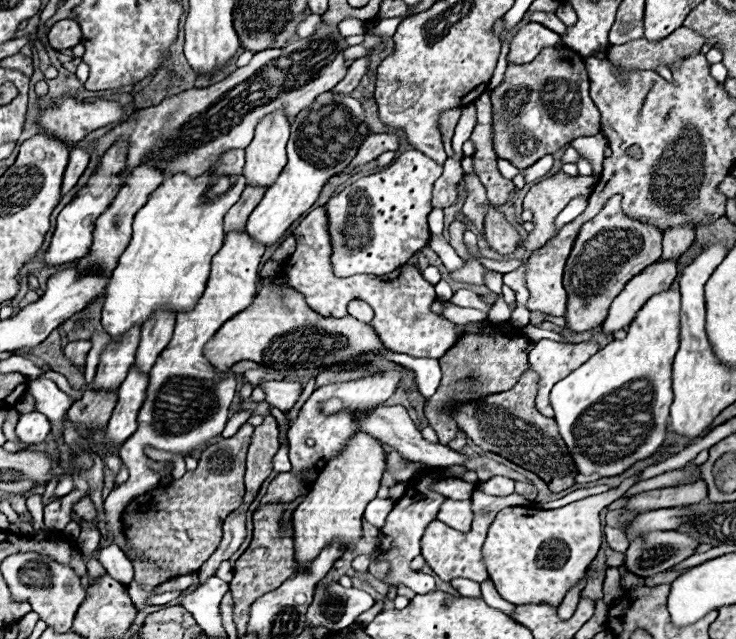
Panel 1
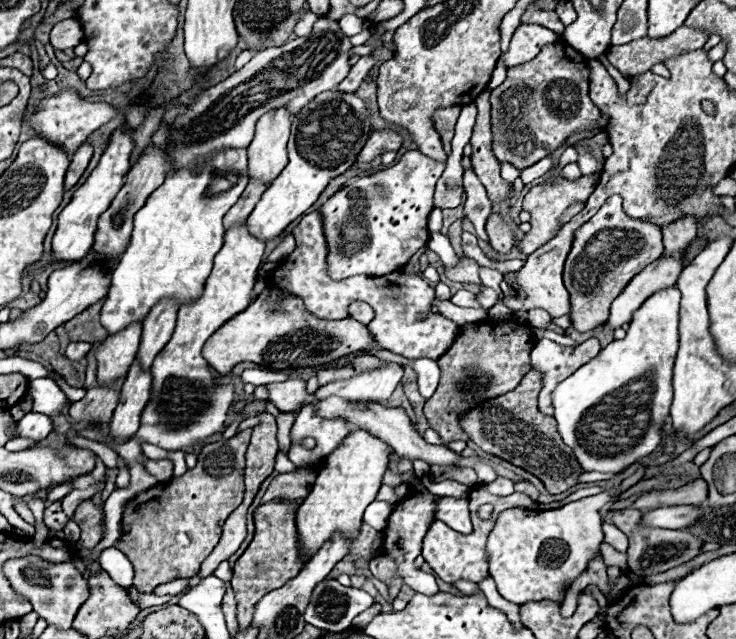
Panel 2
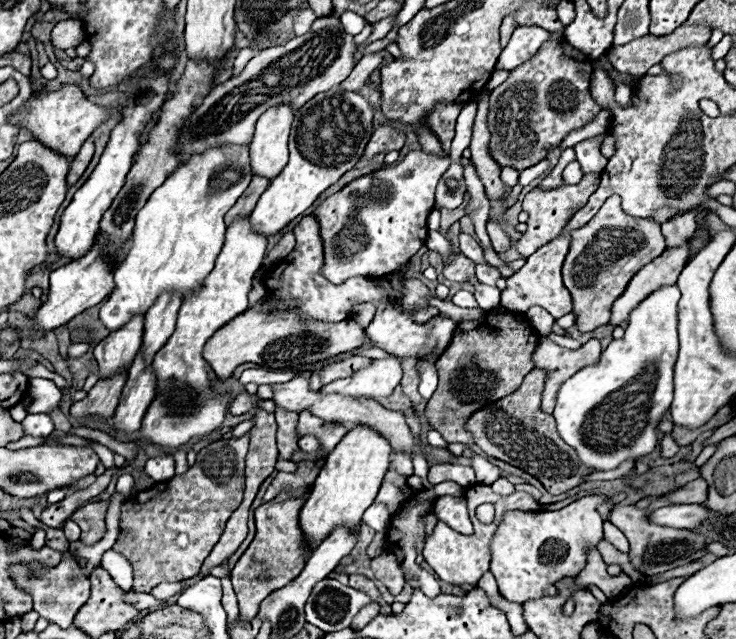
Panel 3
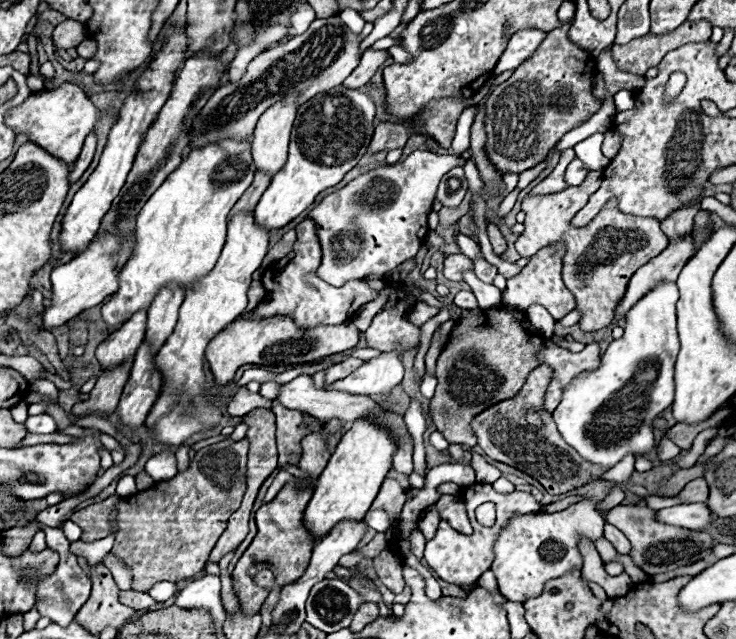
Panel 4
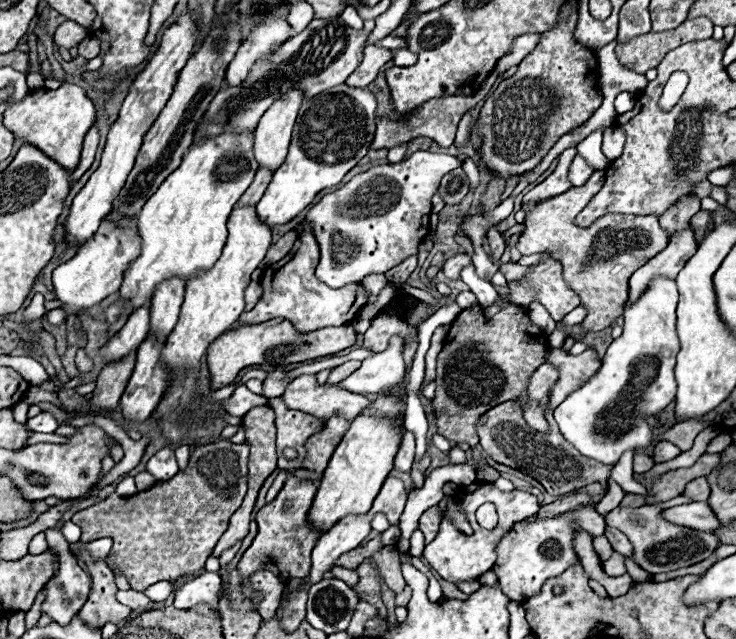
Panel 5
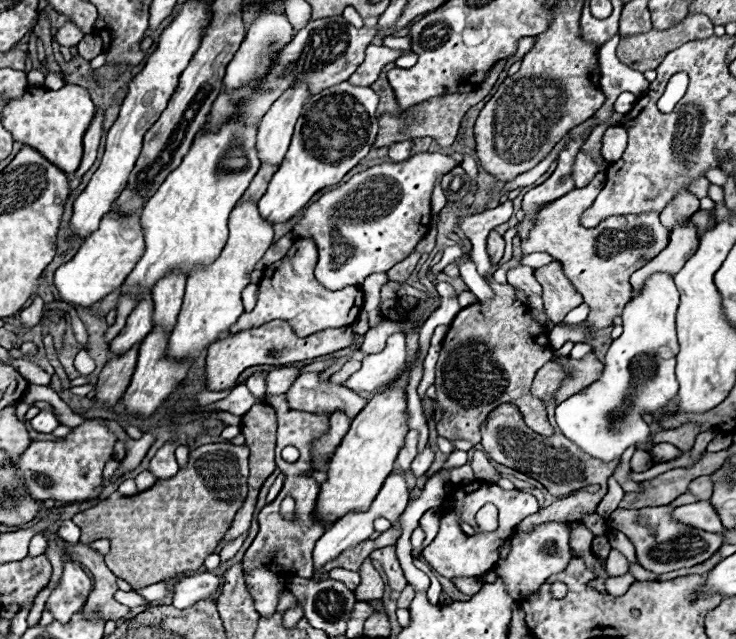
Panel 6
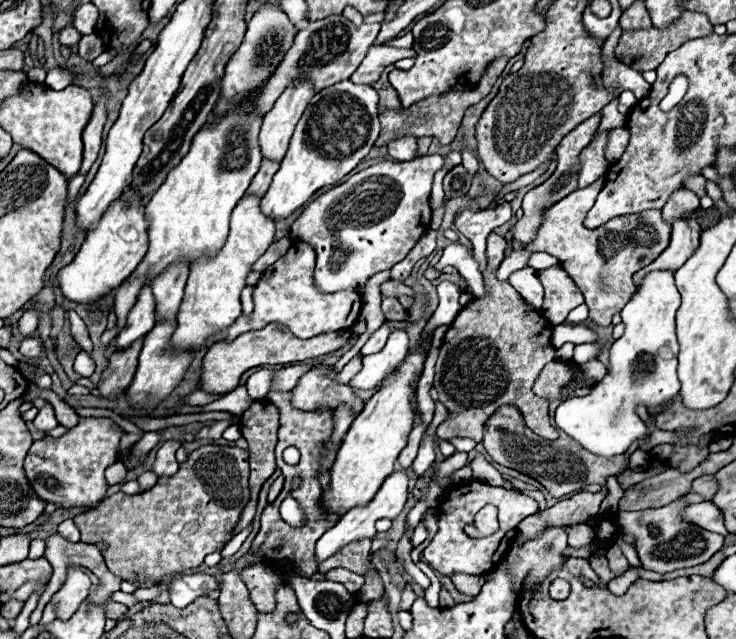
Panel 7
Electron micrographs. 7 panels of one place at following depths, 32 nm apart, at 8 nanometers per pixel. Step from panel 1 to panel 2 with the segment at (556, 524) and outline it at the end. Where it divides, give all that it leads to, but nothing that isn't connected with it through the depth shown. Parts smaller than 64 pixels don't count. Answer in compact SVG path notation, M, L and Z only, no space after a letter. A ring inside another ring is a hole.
M641 466L634 475L626 478L619 492L600 492L556 510L502 510L486 542L488 572L502 598L518 606L540 600L560 602L566 588L586 570L588 562L598 552L602 542L600 508L614 502L618 495L638 483L645 470L646 466Z

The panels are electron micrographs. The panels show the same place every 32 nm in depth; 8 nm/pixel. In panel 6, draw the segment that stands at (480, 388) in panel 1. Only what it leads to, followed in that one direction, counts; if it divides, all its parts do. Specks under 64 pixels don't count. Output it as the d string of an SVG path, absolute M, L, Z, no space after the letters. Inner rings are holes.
M488 278L490 286L494 288L494 298L490 302L476 302L468 308L464 308L454 322L450 324L450 330L444 338L442 350L440 350L440 358L436 364L436 400L434 406L442 408L444 414L438 422L438 436L444 436L448 440L470 440L472 444L480 442L480 424L484 422L484 416L494 410L496 406L504 404L504 402L518 402L524 398L524 418L526 424L542 434L542 436L550 436L552 426L546 418L546 406L534 398L530 392L530 382L534 380L534 374L538 372L538 368L542 368L552 354L552 348L546 346L548 344L548 330L544 330L544 326L536 324L536 320L532 318L530 308L526 304L520 304L514 300L514 288L510 288L508 284L496 284L492 278Z

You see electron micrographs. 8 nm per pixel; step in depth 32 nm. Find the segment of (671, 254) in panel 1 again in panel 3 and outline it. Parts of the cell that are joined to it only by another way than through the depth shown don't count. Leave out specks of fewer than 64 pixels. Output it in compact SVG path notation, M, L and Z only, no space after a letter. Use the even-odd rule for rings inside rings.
M678 214L678 218L672 218L672 222L662 224L662 234L664 234L668 250L678 248L692 240L692 236L696 232L694 216L696 214Z

